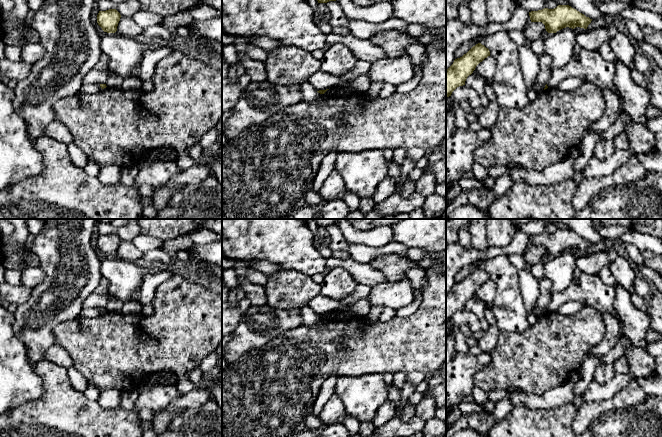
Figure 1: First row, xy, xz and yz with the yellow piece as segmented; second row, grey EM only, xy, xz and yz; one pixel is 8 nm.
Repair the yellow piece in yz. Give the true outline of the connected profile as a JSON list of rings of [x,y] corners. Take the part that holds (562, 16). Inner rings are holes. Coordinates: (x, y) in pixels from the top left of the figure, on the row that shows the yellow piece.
[[[558,5],[554,9],[544,8],[538,11],[531,11],[529,16],[531,22],[542,22],[548,33],[556,33],[566,27],[587,29],[592,21],[592,19],[569,5]]]

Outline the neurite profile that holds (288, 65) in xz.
[[[282,43],[276,51],[267,52],[264,63],[269,82],[300,87],[321,68],[321,60],[314,58],[310,52]]]

